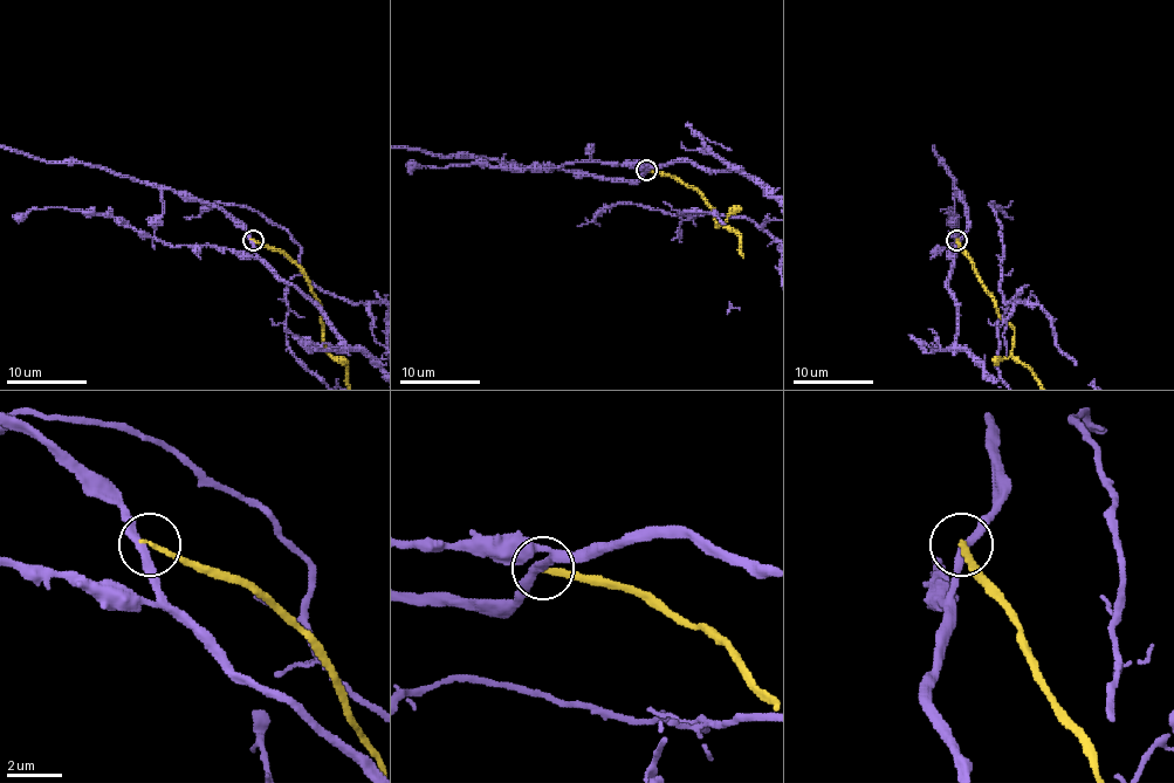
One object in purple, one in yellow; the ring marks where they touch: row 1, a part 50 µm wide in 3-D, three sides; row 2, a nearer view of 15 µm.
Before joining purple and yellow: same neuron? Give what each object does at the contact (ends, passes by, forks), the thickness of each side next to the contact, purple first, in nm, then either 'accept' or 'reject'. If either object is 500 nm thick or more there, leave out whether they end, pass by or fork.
purple passes by; yellow ends; calibres 280 and 190 nm; reject

